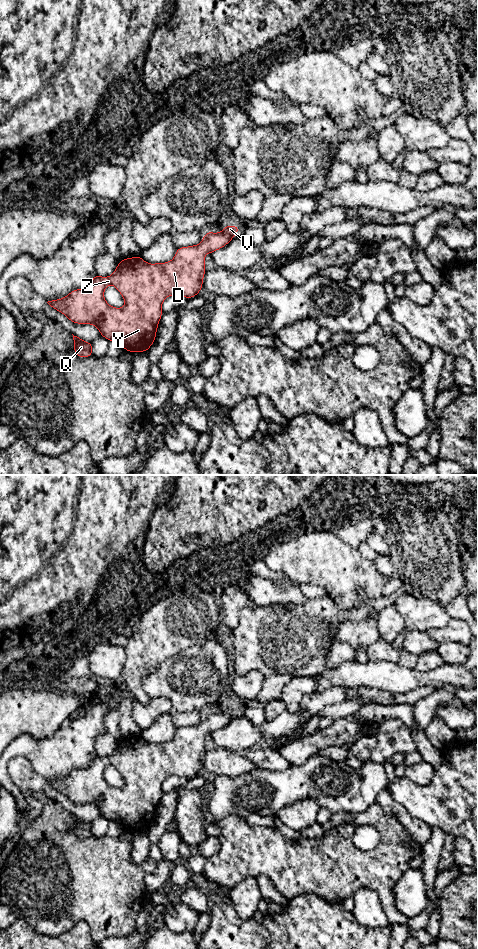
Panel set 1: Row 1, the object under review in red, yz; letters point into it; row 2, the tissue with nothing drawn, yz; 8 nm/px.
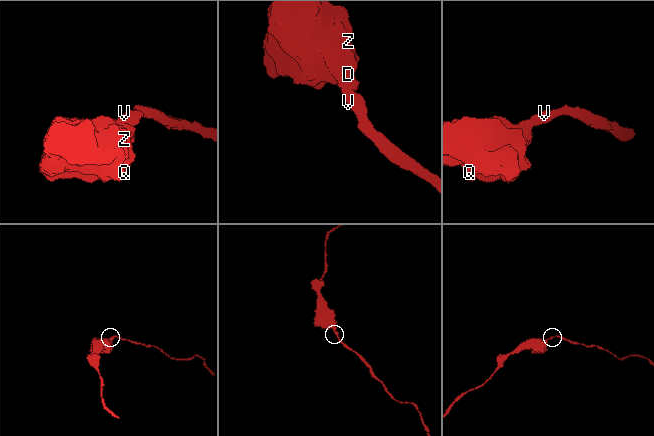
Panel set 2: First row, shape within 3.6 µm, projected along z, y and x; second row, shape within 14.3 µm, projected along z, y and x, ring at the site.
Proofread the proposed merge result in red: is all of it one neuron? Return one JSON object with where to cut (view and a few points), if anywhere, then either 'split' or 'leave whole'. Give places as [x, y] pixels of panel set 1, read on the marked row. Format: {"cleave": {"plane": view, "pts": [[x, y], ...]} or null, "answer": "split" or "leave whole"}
{"cleave": null, "answer": "leave whole"}

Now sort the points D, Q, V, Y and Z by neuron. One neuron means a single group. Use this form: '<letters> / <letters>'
D Q V Y Z

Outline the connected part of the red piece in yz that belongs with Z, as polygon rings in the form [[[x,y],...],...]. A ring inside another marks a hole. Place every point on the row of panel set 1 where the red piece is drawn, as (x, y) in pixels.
[[[225,225],[220,233],[207,231],[199,245],[179,247],[174,258],[166,263],[149,264],[140,256],[124,258],[109,277],[94,275],[86,288],[74,289],[66,297],[47,303],[75,324],[92,324],[108,341],[116,342],[131,353],[146,352],[156,339],[162,317],[162,303],[166,297],[176,295],[191,299],[203,288],[206,273],[205,254],[225,247],[240,232],[236,225]],[[107,285],[113,285],[122,295],[125,306],[115,308],[104,298]]]

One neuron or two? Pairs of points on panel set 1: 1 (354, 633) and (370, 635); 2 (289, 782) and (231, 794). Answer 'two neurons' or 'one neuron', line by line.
1: one neuron
2: one neuron

